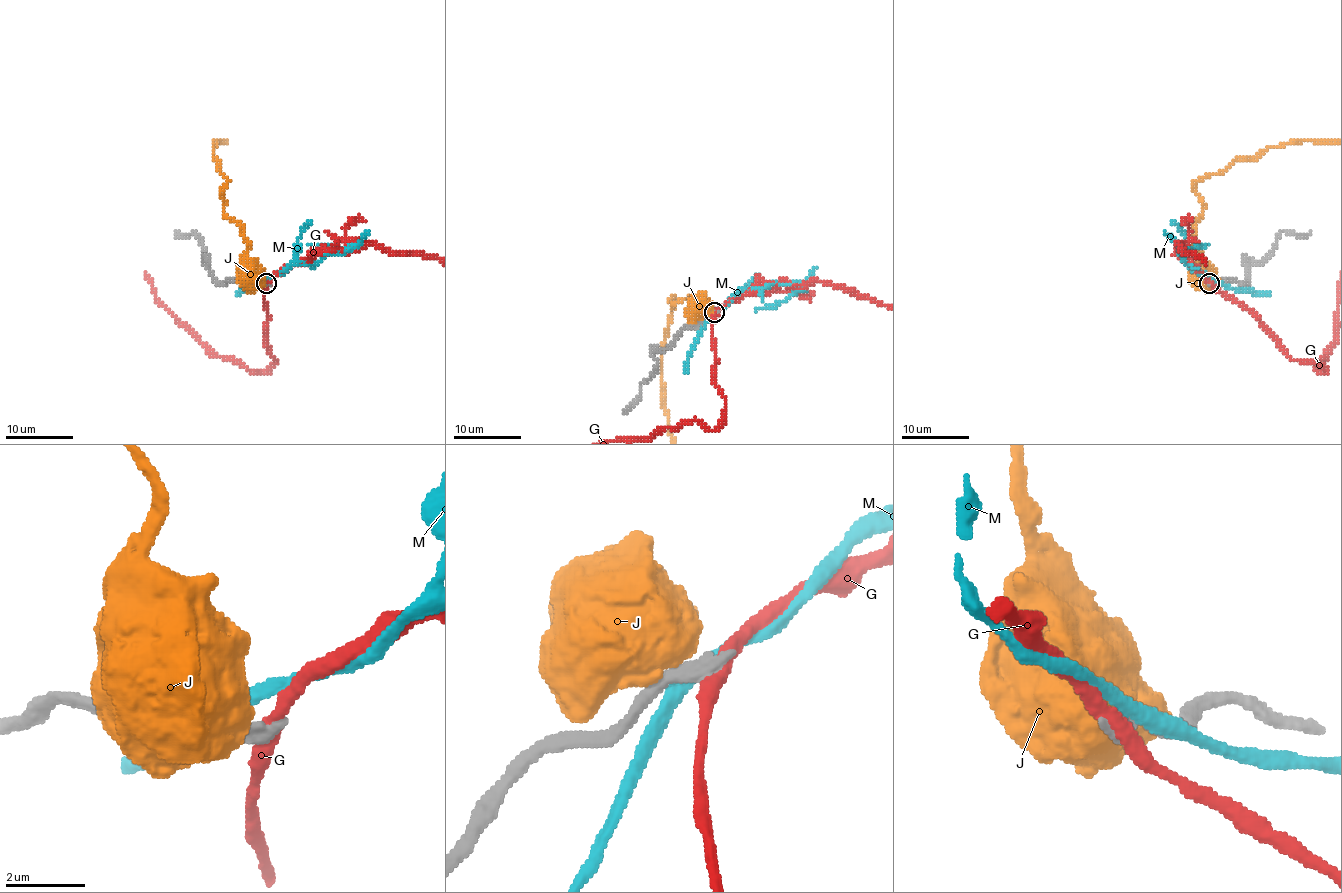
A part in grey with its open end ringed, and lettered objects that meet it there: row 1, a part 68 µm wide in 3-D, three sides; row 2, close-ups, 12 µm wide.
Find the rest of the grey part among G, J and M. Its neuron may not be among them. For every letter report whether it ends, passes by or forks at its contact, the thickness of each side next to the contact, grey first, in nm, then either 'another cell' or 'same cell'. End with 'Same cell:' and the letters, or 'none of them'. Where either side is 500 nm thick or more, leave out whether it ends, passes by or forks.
G: it passes by; calibres 440 and 400 nm; another cell
J: calibres 360 and 1100 nm; another cell
M: it passes by; calibres 360 and 380 nm; another cell
Same cell: none of them

